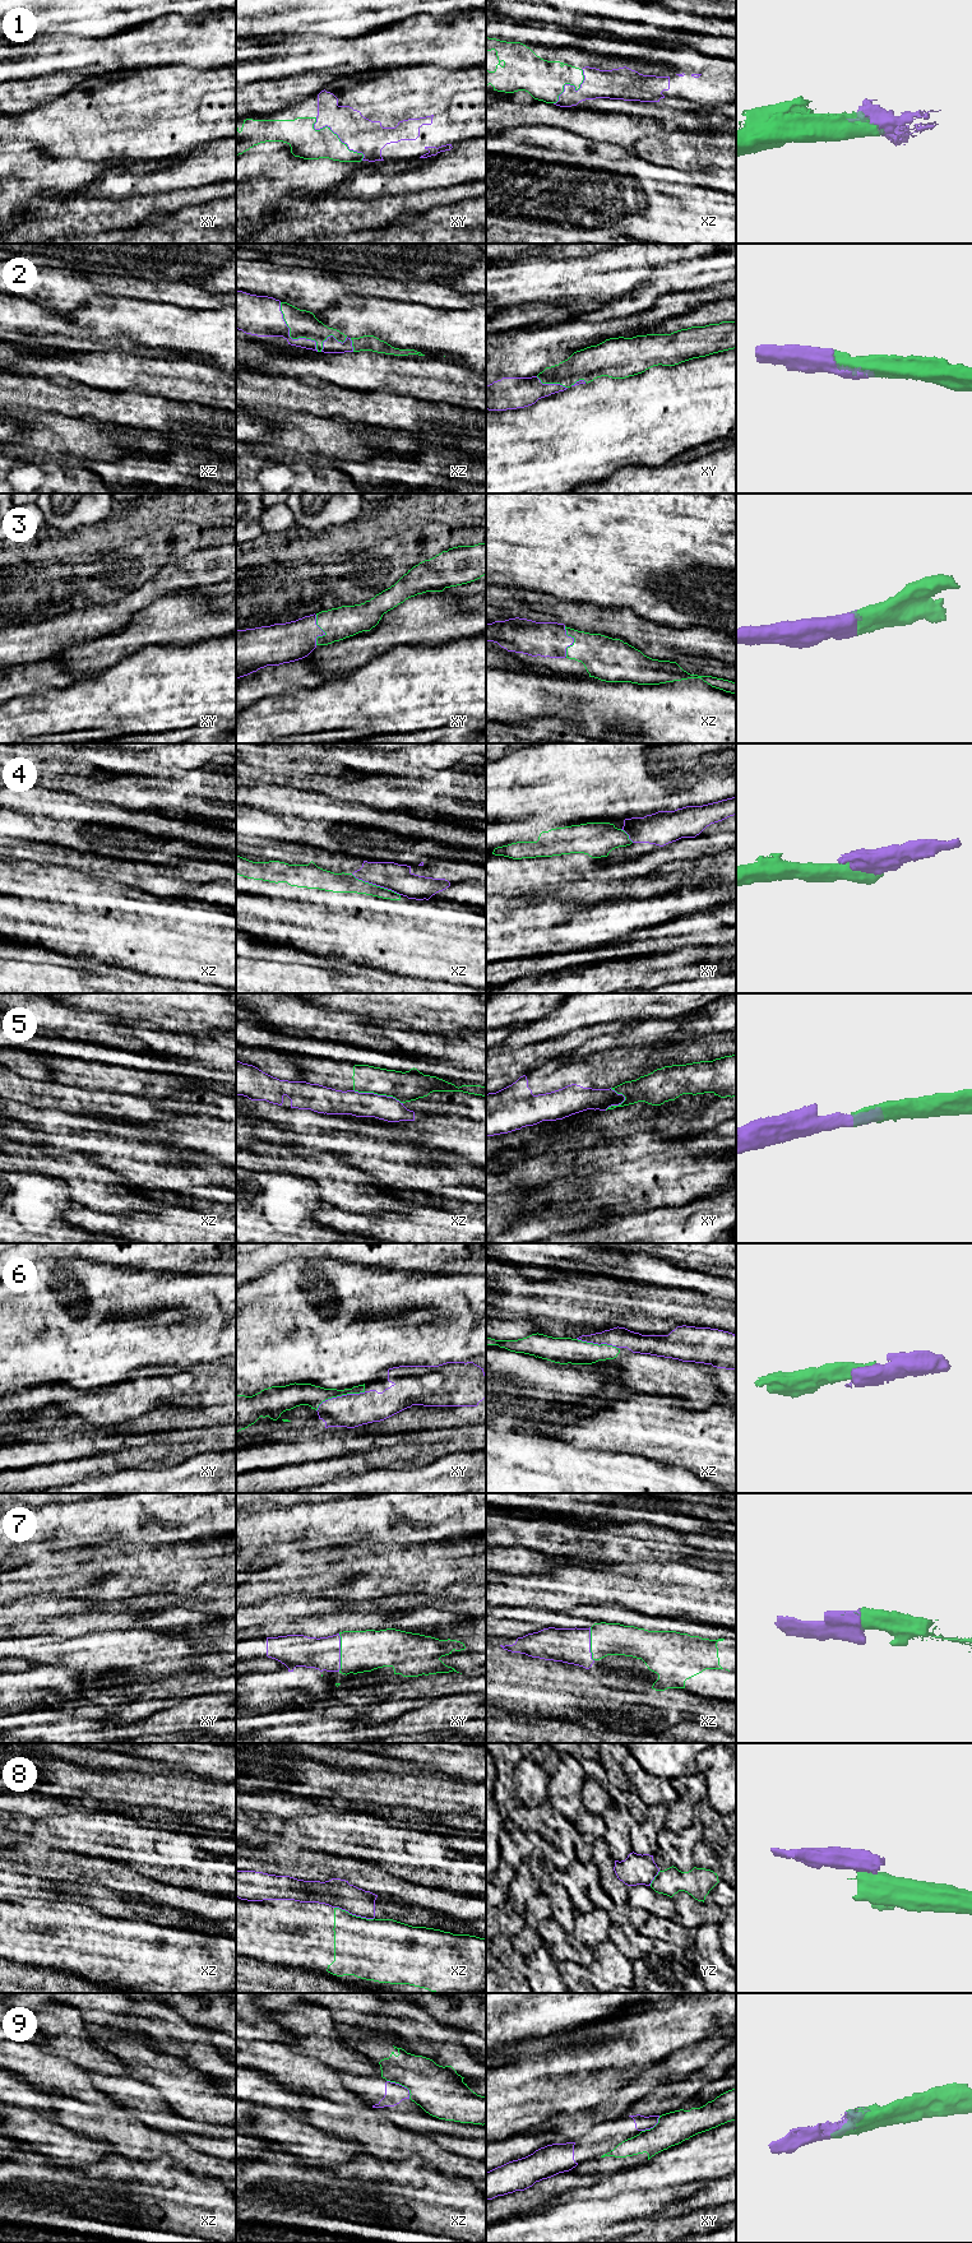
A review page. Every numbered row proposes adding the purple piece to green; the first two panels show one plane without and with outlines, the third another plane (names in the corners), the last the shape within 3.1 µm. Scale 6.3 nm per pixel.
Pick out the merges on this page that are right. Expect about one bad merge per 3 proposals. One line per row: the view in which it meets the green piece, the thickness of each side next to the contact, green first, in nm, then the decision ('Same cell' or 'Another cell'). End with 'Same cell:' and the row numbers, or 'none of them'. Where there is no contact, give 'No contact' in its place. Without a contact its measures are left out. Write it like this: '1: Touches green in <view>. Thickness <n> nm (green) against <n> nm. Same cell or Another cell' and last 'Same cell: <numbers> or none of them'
1: Touches green in xy. Thickness 200 nm (green) against 220 nm. Same cell
2: Touches green in xz. Thickness 180 nm (green) against 260 nm. Same cell
3: Touches green in xz. Thickness 280 nm (green) against 220 nm. Same cell
4: Touches green in xz. Thickness 130 nm (green) against 180 nm. Another cell
5: Touches green in xz. Thickness 190 nm (green) against 160 nm. Another cell
6: Touches green in xy. Thickness 140 nm (green) against 220 nm. Same cell
7: Touches green in xy. Thickness 260 nm (green) against 200 nm. Same cell
8: Touches green in xz. Thickness 380 nm (green) against 190 nm. Another cell
9: Touches green in xz. Thickness 320 nm (green) against 130 nm. Another cell
Same cell: 1, 2, 3, 6, 7

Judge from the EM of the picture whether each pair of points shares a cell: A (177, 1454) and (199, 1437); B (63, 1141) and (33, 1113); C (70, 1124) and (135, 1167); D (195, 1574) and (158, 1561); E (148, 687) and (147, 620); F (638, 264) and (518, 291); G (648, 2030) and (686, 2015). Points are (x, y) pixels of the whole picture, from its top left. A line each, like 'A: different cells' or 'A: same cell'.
A: same cell
B: same cell
C: same cell
D: different cells
E: different cells
F: same cell
G: same cell

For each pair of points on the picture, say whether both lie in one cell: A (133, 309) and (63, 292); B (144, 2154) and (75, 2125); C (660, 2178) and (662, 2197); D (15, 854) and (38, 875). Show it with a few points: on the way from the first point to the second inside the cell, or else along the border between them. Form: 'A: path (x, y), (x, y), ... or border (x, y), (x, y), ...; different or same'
A: border (119, 296), (92, 296), (80, 306), (63, 313); different
B: path (128, 2139), (115, 2131), (92, 2127); same
C: border (690, 2182), (683, 2186), (635, 2190), (632, 2192); different
D: border (13, 861), (33, 861), (50, 865); different

